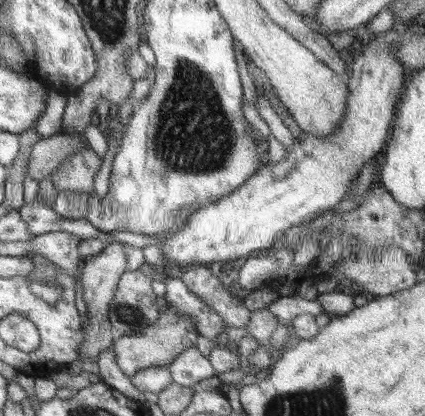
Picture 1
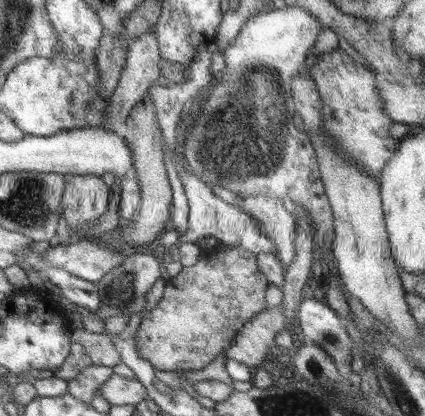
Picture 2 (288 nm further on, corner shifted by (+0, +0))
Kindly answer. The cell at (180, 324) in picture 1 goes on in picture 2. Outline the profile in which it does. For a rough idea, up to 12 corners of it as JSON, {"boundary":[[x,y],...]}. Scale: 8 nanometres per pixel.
{"boundary":[[241,246],[165,280],[133,338],[151,368],[195,372],[267,310]]}

